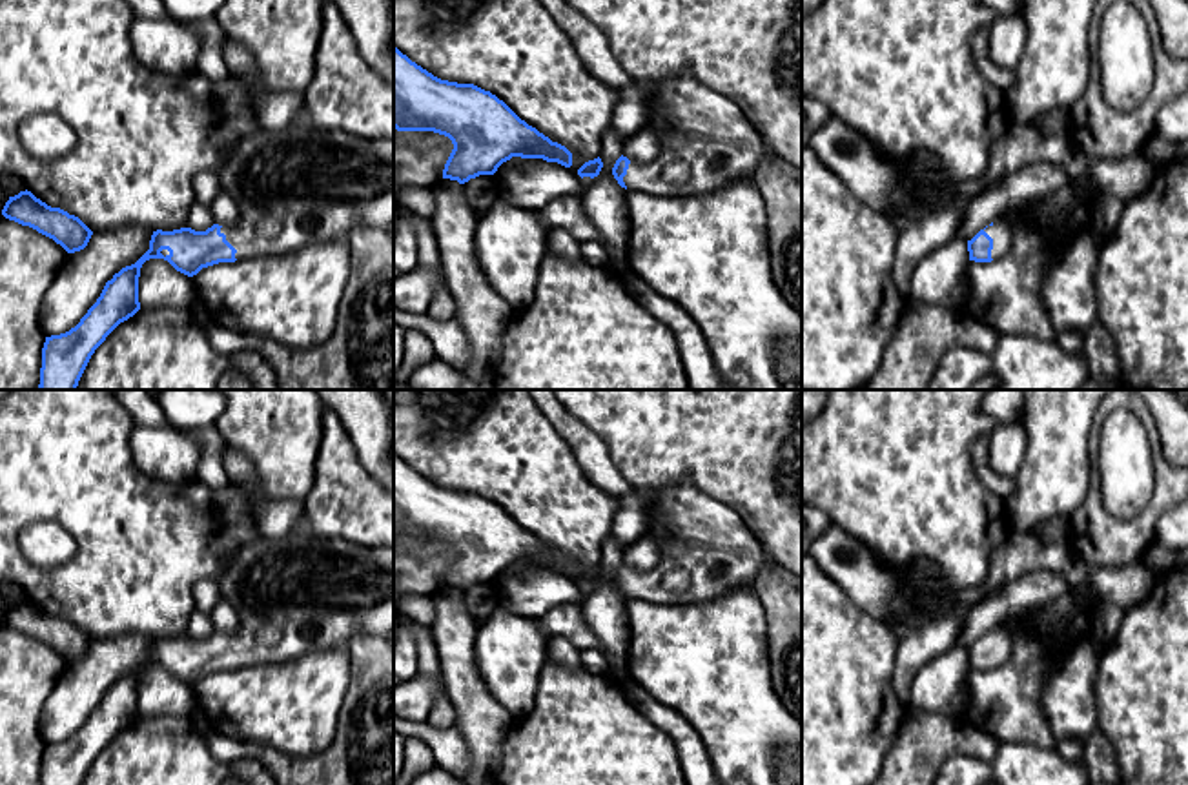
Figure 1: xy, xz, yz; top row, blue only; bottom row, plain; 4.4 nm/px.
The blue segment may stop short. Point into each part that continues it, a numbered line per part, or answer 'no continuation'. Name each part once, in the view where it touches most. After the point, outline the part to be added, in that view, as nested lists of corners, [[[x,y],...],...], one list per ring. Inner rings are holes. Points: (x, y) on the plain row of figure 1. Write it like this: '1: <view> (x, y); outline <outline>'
1: yz (1001, 642); outline [[[999,627],[991,634],[988,634],[984,639],[993,647],[991,667],[993,668],[1000,667],[1011,650],[1011,637],[1008,630]]]

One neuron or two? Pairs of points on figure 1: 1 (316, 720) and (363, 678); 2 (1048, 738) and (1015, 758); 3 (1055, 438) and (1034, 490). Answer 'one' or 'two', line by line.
1: two
2: two
3: one

